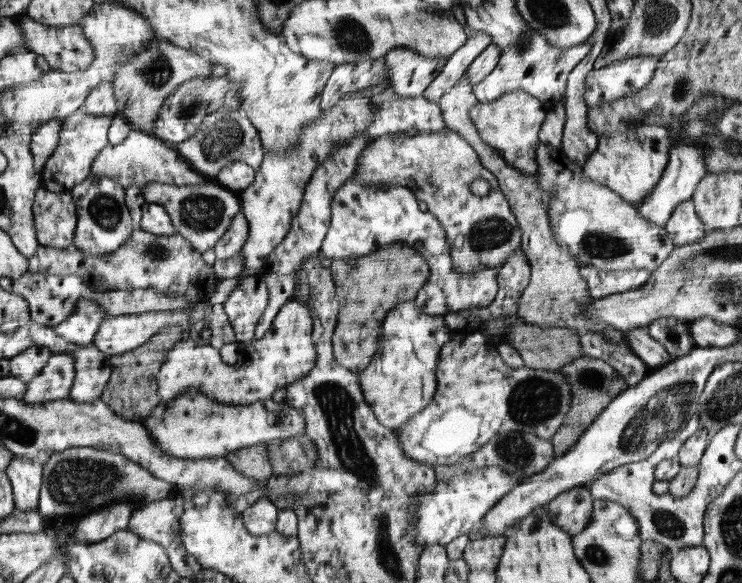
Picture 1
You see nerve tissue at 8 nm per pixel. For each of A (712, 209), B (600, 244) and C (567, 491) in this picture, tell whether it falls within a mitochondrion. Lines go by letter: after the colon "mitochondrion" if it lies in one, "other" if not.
A: other
B: mitochondrion
C: other

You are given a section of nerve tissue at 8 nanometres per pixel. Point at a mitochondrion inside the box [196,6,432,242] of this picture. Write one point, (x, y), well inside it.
(350, 36)

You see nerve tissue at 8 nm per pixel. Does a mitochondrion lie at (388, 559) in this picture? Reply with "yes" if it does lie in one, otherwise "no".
yes

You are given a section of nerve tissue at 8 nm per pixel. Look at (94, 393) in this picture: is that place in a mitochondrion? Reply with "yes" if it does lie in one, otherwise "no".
no

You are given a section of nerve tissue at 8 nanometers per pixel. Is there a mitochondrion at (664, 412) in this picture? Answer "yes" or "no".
yes

